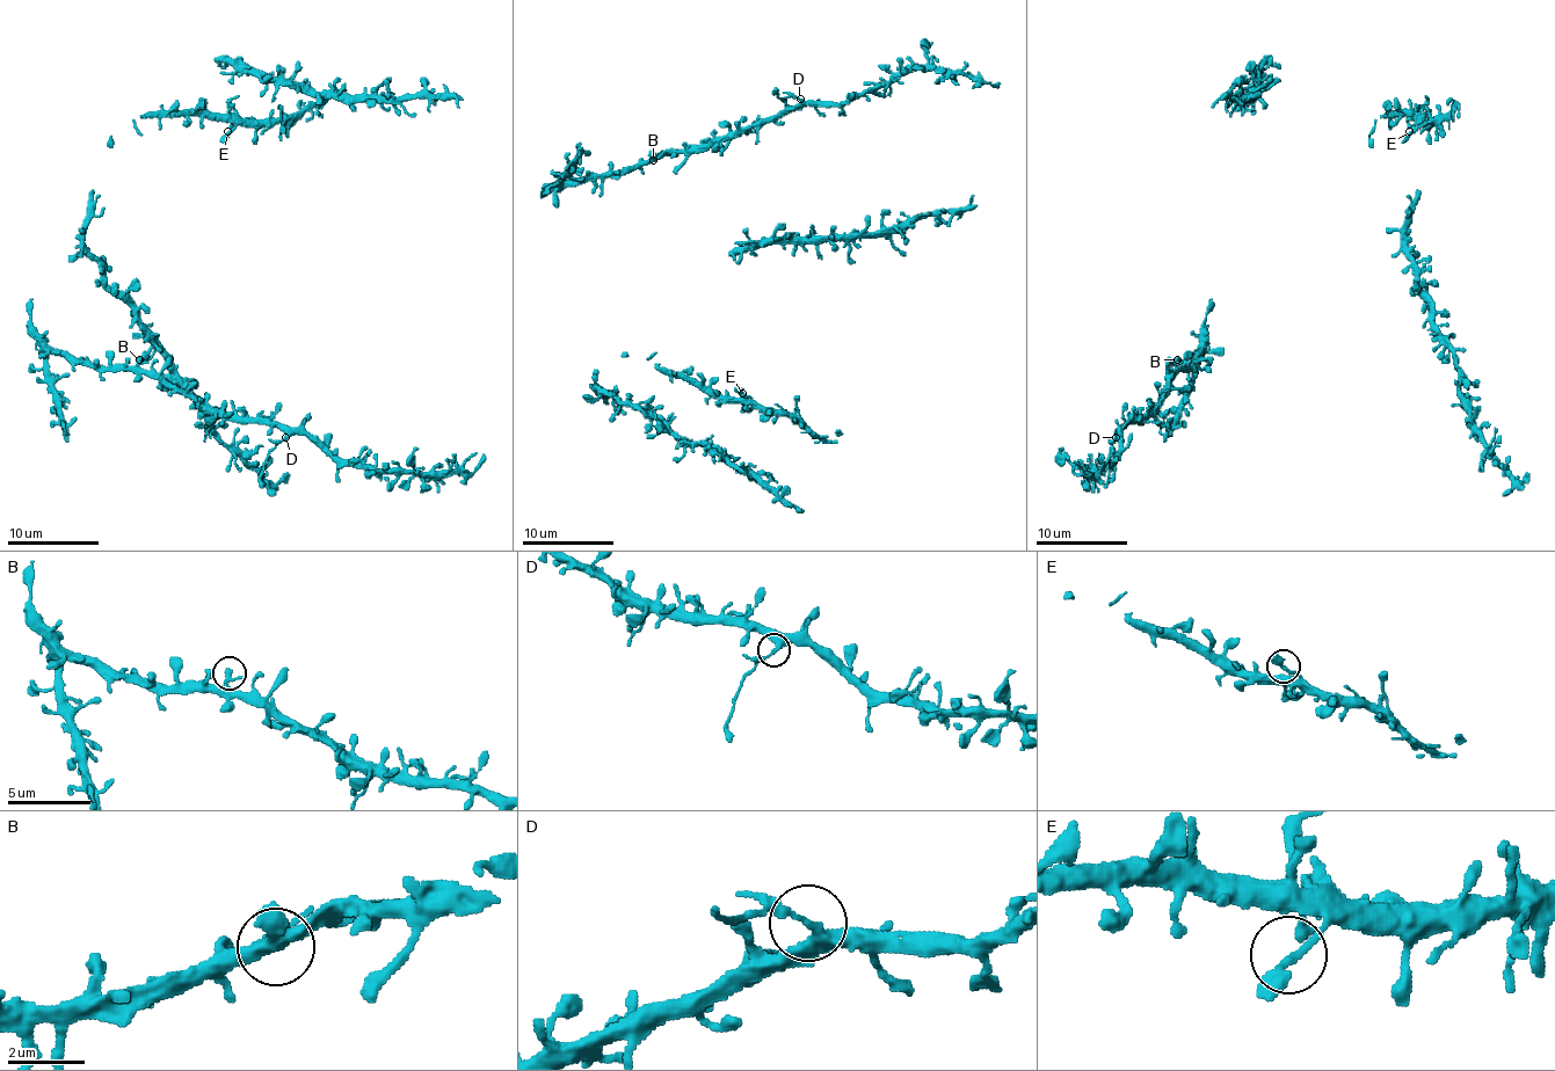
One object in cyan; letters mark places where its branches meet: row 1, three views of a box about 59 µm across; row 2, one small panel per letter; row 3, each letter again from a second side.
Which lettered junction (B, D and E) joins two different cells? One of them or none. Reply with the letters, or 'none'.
D

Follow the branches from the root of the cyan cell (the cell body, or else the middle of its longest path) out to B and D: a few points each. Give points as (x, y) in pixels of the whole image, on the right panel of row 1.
B: (1211, 298), (1204, 319), (1201, 350), (1187, 366), (1177, 366), (1177, 359)
D: (1211, 298), (1204, 319), (1201, 350), (1187, 366), (1179, 366), (1168, 378), (1168, 390), (1161, 401), (1114, 437)

